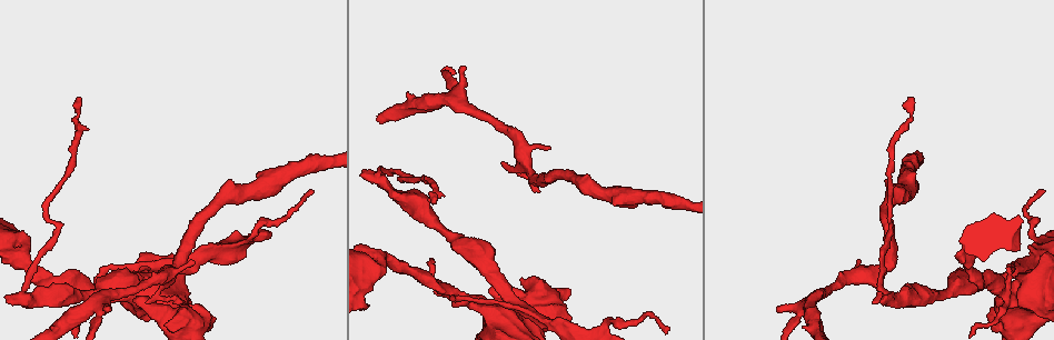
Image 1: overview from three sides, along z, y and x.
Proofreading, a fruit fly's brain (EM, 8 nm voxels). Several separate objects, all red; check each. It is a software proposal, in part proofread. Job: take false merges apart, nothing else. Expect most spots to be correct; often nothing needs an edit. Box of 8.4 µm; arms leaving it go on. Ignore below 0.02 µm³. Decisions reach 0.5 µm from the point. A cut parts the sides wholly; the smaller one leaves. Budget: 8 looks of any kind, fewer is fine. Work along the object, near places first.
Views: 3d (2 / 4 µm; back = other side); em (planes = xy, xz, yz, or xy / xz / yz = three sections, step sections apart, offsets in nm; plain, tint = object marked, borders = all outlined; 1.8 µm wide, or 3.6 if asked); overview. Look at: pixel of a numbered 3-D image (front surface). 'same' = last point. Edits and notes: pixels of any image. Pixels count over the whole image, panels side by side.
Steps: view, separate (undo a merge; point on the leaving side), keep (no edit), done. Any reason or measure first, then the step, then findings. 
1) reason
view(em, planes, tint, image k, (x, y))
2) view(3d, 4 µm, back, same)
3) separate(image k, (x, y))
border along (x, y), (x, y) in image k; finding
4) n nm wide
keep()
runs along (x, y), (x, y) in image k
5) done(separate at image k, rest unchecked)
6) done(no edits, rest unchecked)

calibre changes
view(3d, 4 µm, image 1, (1011, 320))

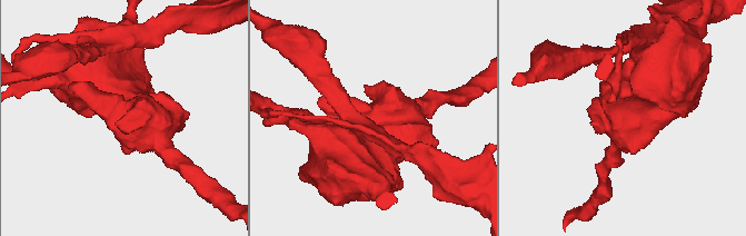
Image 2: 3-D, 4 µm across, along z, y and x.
view(em, 3.6 µm, xy, step 16, tint, image 2, (625, 118))

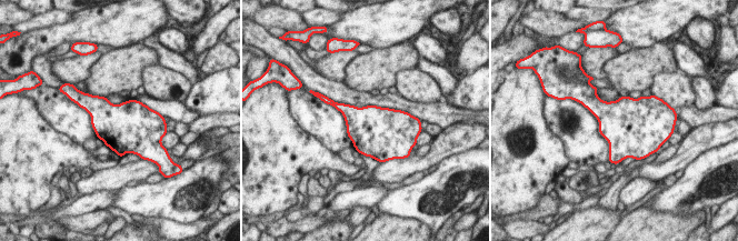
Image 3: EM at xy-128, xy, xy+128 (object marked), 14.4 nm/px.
view(em, 3.6 µm, xz, step 8, borders, same)

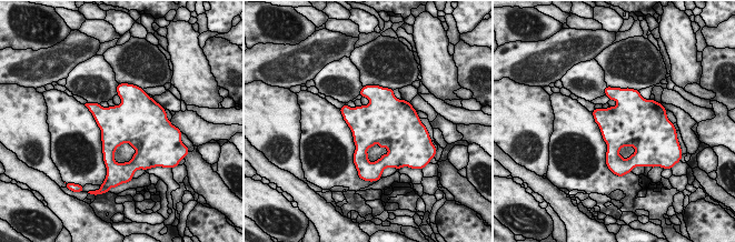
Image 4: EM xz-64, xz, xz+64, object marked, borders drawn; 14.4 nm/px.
keep()
one neuron here

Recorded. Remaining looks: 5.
branch point
view(3d, 4 µm, image 1, (1009, 296))

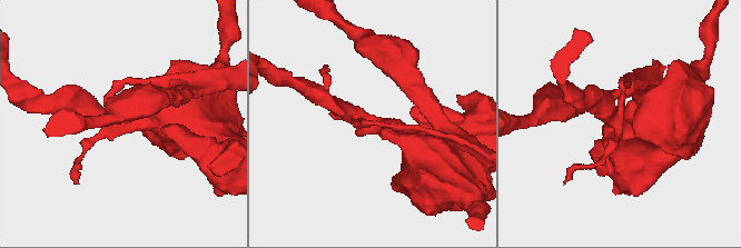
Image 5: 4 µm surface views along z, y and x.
need the tissue
view(em, planes, tint, image 5, (358, 121))

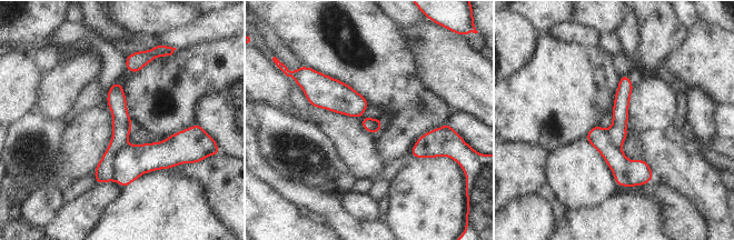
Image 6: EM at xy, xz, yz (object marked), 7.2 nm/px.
separate(image 6, (105, 171))
border along (125, 143), (115, 156), (113, 179) in image 6; two neurons meet here

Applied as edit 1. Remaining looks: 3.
redraw
view(overview)

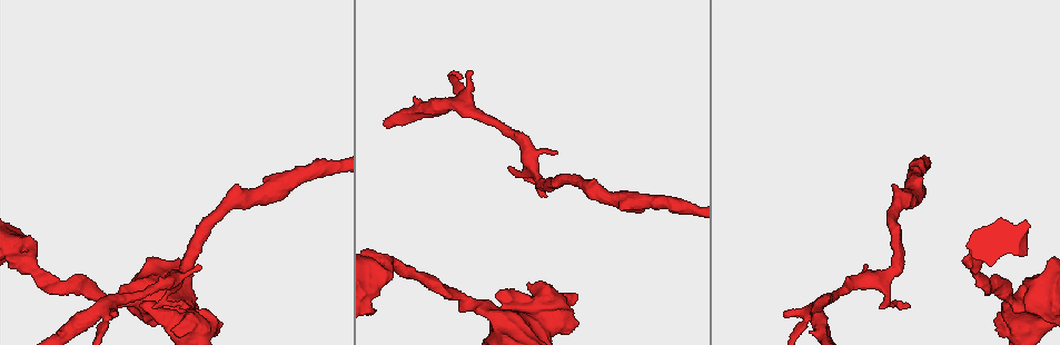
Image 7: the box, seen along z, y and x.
three-way junction
view(em, planes, tint, image 7, (103, 306))

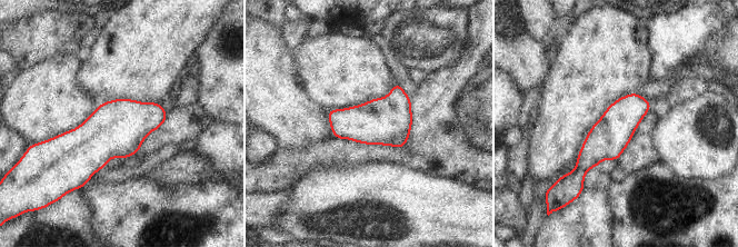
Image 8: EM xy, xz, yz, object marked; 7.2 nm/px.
280 nm wide
keep()
runs along (647, 104), (576, 175) in image 8; continuous, no second neuron

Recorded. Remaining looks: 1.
done(separate at image 6, rest unchecked)

